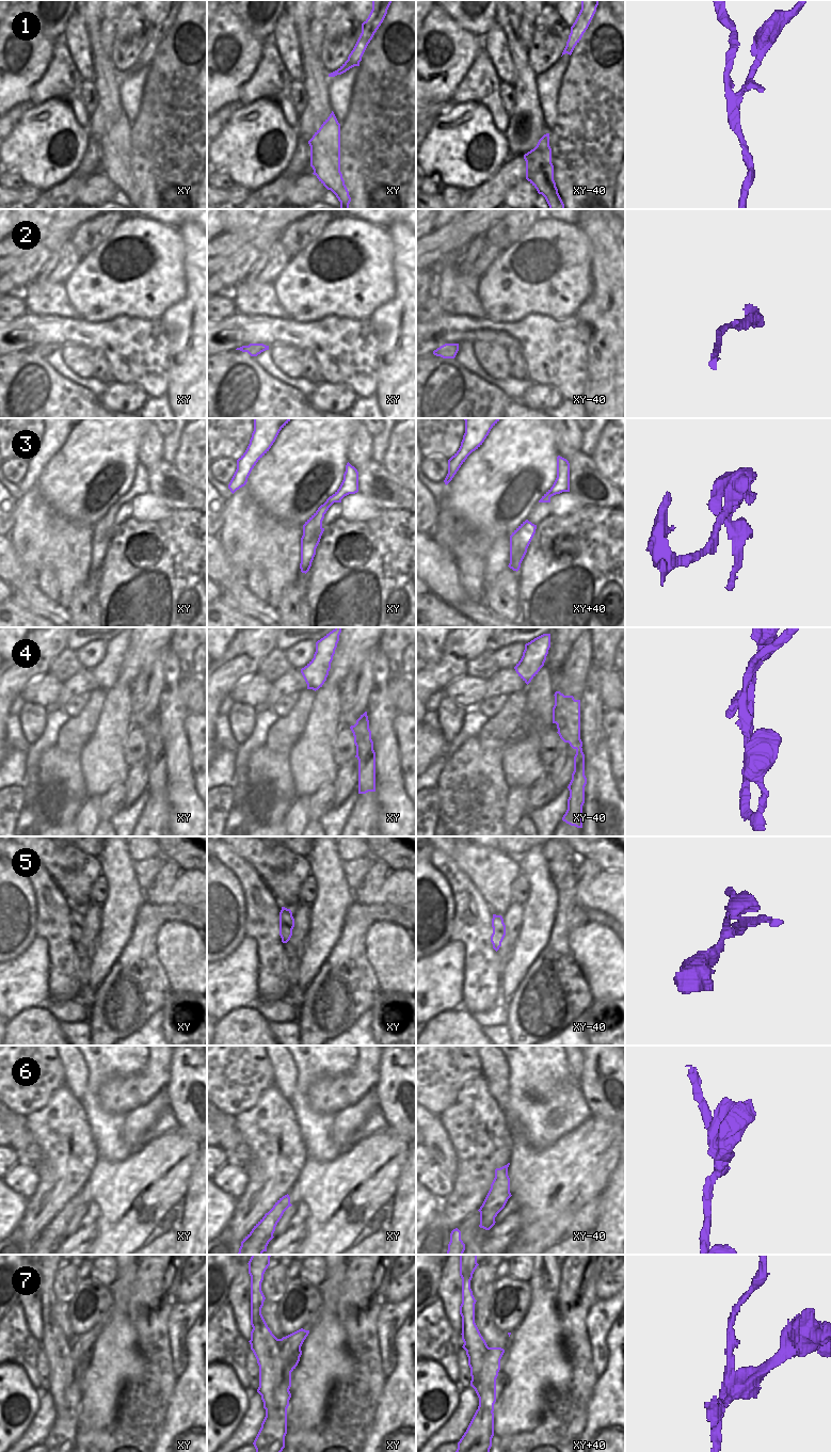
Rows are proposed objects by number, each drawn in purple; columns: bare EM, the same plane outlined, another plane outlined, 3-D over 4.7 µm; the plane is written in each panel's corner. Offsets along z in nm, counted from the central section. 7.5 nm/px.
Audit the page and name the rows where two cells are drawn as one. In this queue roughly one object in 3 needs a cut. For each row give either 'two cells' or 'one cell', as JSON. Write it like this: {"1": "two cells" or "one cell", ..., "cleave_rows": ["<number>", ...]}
{"1": "two cells", "2": "one cell", "3": "two cells", "4": "two cells", "5": "one cell", "6": "one cell", "7": "two cells", "cleave_rows": ["1", "3", "4", "7"]}

